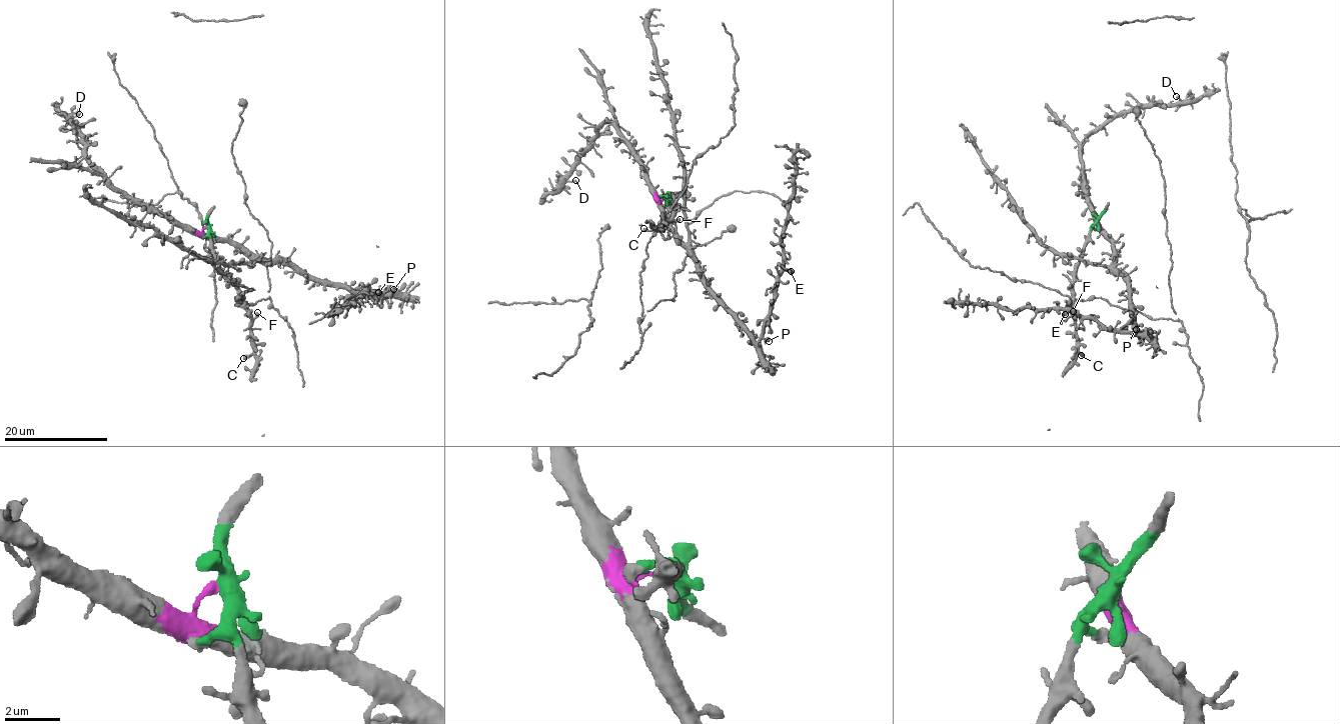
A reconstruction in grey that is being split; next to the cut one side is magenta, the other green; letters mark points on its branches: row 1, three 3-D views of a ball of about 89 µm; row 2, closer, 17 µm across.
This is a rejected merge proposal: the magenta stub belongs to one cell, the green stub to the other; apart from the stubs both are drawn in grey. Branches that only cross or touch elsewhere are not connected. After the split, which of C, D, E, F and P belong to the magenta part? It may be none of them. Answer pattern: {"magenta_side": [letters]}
{"magenta_side": ["D", "E", "P"]}

